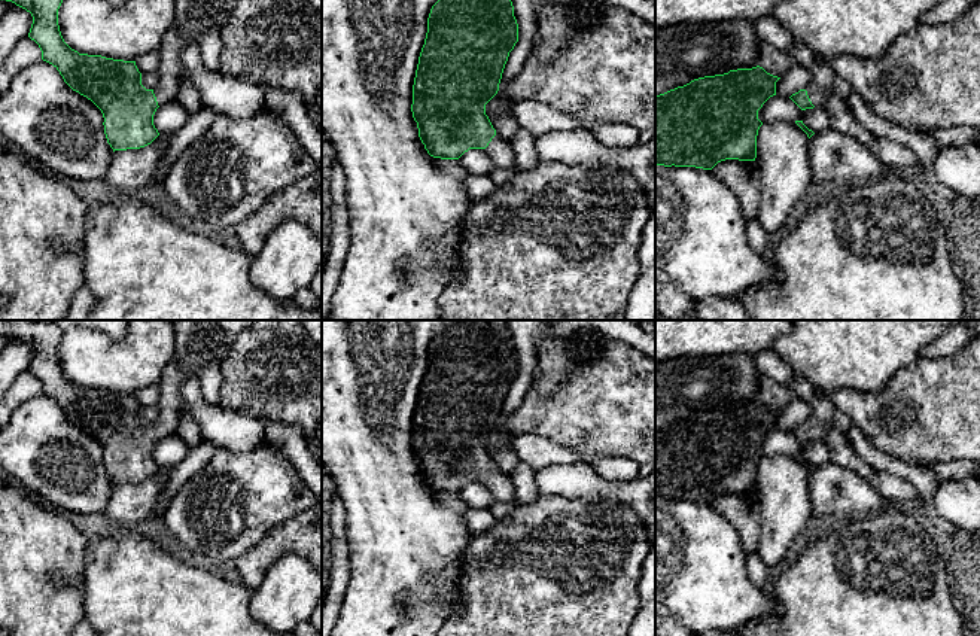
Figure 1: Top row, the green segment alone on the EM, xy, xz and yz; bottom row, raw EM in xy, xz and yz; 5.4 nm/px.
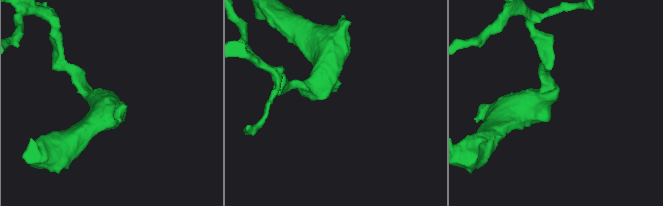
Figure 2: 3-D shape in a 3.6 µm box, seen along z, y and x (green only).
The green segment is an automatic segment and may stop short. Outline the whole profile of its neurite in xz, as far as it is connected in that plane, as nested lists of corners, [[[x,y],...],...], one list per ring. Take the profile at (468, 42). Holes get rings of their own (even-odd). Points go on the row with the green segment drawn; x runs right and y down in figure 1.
[[[438,0],[432,6],[411,104],[430,156],[459,159],[469,149],[486,149],[496,168],[515,167],[515,152],[496,136],[486,104],[497,94],[517,42],[511,0]]]

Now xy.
[[[63,0],[6,1],[31,13],[28,37],[39,45],[42,60],[52,64],[73,91],[101,110],[104,134],[113,152],[144,147],[159,136],[153,125],[156,109],[174,101],[180,80],[189,79],[180,61],[180,52],[189,42],[173,25],[159,46],[158,83],[146,89],[136,61],[79,54],[64,42],[58,25]]]

